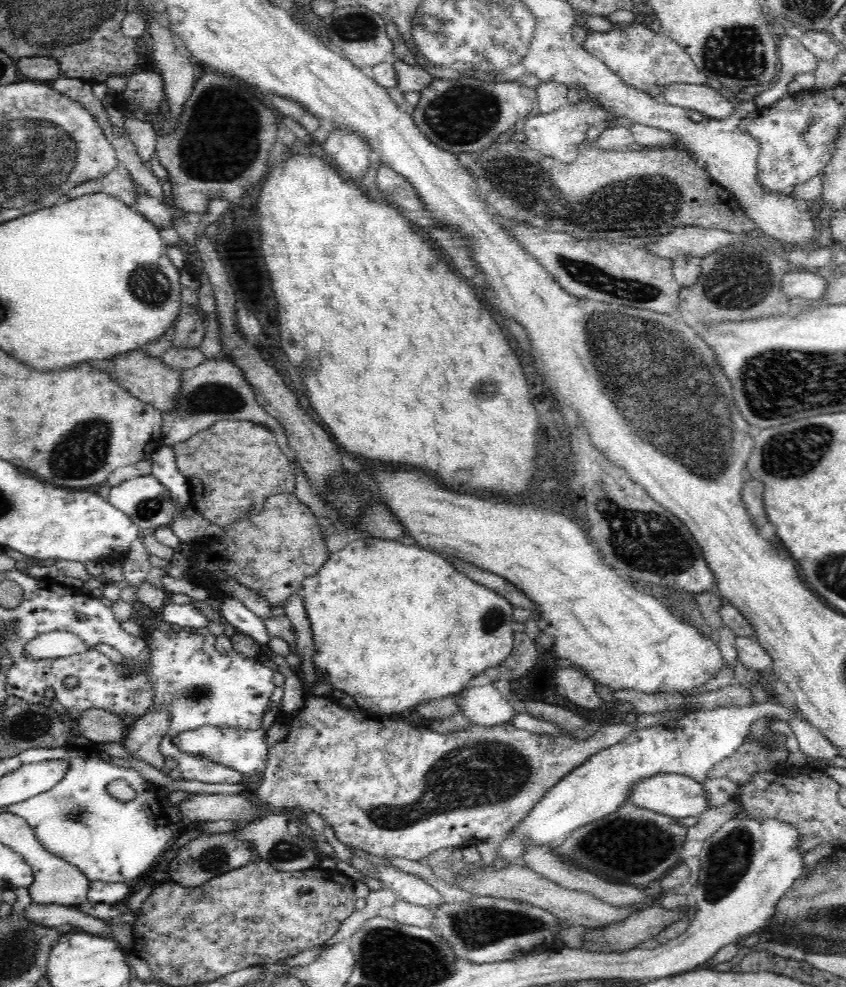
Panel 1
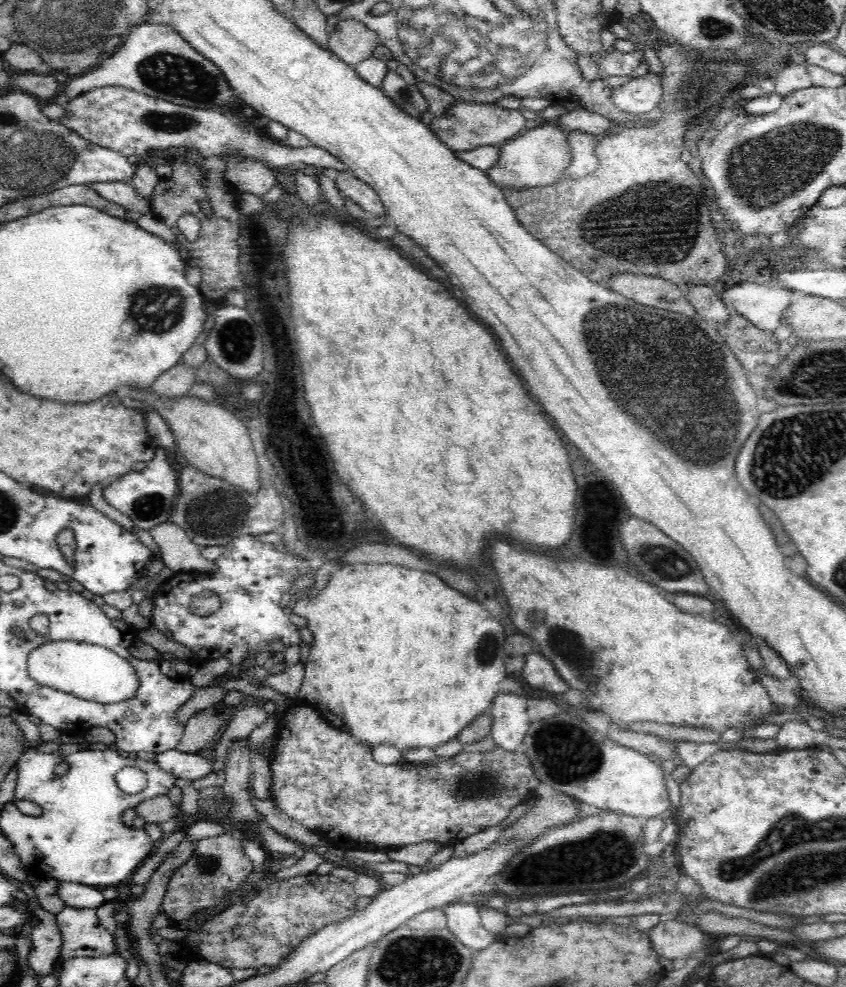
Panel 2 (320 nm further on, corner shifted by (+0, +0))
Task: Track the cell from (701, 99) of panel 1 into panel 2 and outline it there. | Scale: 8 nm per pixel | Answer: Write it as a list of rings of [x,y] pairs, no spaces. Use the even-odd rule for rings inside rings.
[[[650,72],[613,88],[611,100],[617,110],[637,115],[657,108],[662,94],[661,79]]]

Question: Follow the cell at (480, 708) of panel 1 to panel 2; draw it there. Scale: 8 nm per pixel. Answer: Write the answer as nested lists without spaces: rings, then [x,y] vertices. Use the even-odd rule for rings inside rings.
[[[498,693],[491,704],[493,716],[491,735],[498,747],[506,752],[522,749],[532,720],[528,715],[526,698],[514,693]]]

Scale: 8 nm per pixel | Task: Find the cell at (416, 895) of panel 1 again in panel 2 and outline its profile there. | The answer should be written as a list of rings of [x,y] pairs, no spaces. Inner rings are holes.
[[[466,900],[443,908],[447,916],[446,928],[468,949],[479,951],[488,948],[498,939],[498,935],[483,927],[478,903]]]

